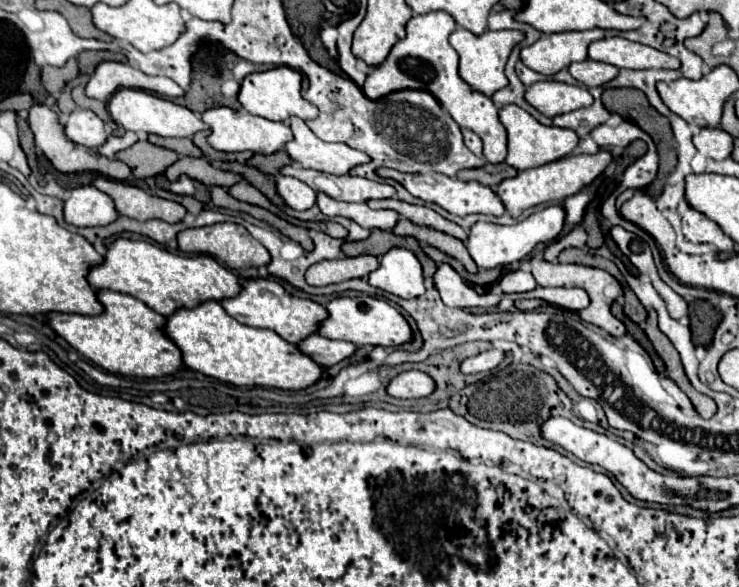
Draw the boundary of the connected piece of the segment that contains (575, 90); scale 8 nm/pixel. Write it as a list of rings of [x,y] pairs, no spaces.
[[[540,81],[526,89],[526,101],[546,117],[554,117],[592,105],[592,95],[586,87],[558,81]]]

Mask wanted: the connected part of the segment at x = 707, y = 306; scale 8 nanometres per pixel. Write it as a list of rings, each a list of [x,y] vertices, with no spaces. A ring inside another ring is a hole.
[[[696,299],[690,303],[690,327],[696,345],[708,347],[712,343],[712,335],[720,325],[720,321],[722,321],[722,313],[710,301]]]

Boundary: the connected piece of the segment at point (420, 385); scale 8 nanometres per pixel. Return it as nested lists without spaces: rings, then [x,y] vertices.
[[[402,371],[400,375],[396,375],[388,387],[386,387],[388,395],[398,397],[398,399],[416,399],[416,397],[426,397],[434,391],[434,381],[430,375],[422,373],[422,371]]]

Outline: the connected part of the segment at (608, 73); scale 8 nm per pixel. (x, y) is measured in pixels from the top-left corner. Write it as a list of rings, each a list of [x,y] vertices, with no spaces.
[[[586,59],[586,61],[580,61],[580,63],[572,63],[568,67],[568,71],[570,71],[570,75],[574,79],[584,83],[586,87],[604,85],[604,83],[612,81],[618,75],[618,69],[614,65],[598,63],[598,61],[592,61],[592,59]]]

